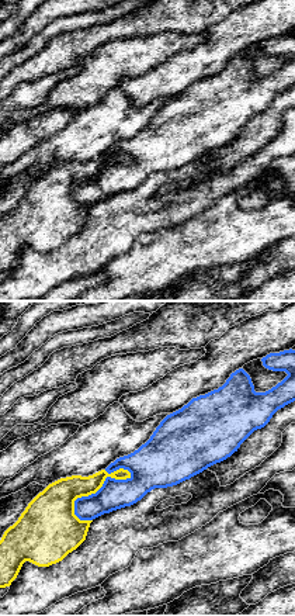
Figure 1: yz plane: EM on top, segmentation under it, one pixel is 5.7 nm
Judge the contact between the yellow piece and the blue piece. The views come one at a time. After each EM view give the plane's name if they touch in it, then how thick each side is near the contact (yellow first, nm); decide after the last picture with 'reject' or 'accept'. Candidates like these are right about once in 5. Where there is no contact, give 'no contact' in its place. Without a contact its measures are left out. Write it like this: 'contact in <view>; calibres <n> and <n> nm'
contact in yz; calibres 260 and 170 nm

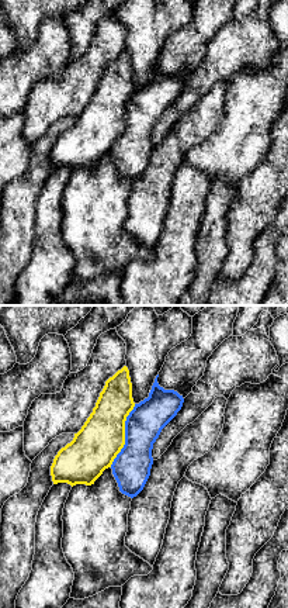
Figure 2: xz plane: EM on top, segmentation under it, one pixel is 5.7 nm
contact in xz; calibres 260 and 220 nm

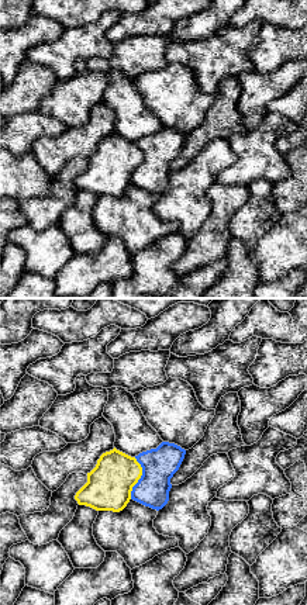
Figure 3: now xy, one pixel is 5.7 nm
contact in xy; calibres 260 and 200 nm

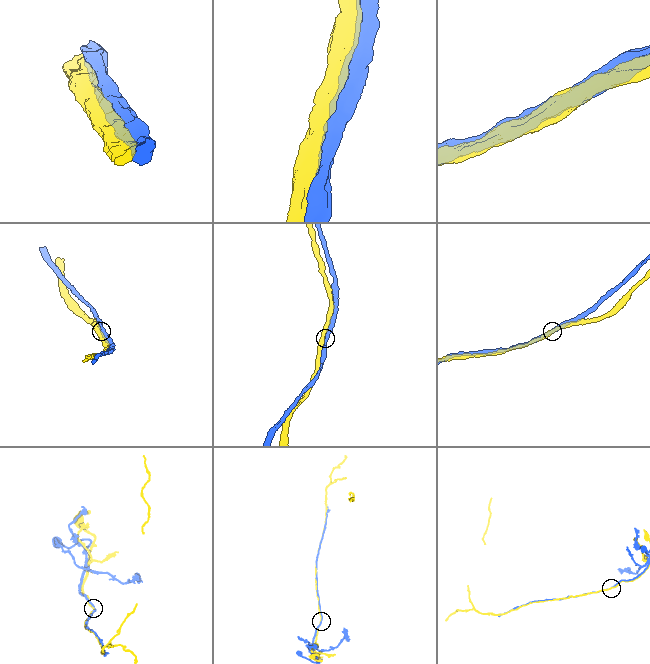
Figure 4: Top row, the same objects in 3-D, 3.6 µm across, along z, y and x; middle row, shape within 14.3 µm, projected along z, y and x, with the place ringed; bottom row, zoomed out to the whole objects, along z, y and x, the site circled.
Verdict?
reject

